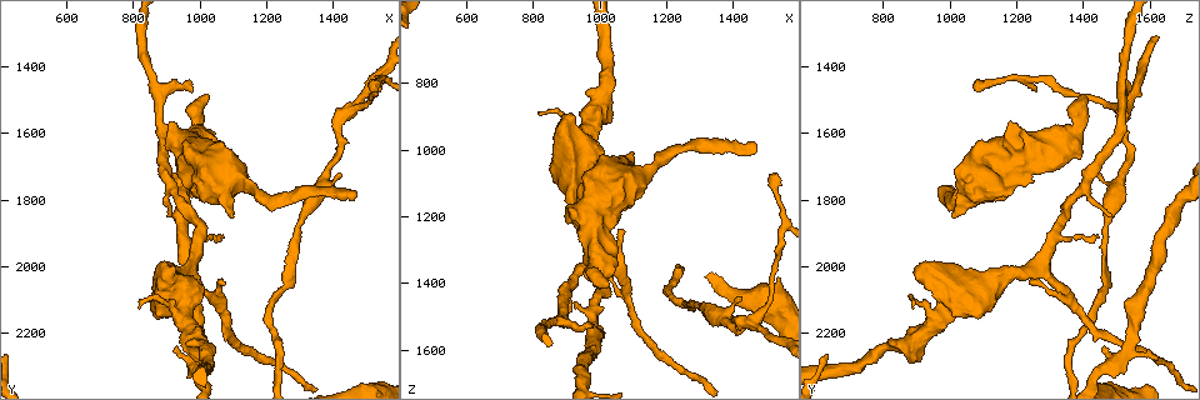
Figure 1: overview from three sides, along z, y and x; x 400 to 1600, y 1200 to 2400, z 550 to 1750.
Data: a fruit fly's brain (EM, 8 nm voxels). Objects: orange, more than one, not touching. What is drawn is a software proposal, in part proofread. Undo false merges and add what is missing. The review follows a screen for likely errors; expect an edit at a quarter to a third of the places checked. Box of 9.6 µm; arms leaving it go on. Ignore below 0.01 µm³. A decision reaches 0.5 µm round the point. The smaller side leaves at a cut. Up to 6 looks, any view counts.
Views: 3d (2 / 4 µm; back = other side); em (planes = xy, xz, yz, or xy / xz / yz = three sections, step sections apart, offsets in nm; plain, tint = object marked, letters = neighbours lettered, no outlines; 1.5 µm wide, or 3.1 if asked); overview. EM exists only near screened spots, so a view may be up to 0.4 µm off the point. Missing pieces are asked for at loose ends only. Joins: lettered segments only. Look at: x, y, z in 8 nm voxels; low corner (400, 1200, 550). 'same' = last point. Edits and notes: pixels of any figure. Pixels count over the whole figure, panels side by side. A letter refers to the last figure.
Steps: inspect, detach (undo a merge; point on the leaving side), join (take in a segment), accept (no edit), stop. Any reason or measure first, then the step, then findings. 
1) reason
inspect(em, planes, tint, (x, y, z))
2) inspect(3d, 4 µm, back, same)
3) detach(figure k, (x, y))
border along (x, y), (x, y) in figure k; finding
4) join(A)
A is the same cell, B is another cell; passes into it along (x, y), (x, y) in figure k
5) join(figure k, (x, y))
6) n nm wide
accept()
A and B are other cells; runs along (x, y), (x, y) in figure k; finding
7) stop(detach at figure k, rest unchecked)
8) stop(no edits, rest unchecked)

branch stops here
inspect(em, xy, step 8, letters, (1470, 1780, 970))

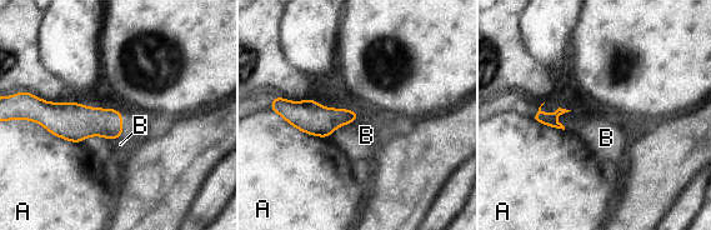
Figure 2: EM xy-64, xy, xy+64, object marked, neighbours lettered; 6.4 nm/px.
cut it another way
inspect(em, planes, letters, same)

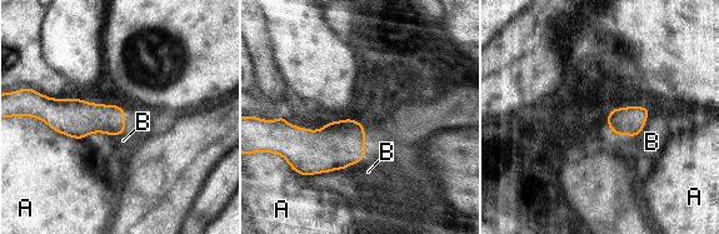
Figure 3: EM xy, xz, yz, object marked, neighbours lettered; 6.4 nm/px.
accept()
A and B are other cells; border along (652, 109), (644, 128), (634, 138) in figure 3; none of them fits

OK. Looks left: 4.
stops while still wide
inspect(em, xy, step 8, letters, (1090, 1850, 1000))

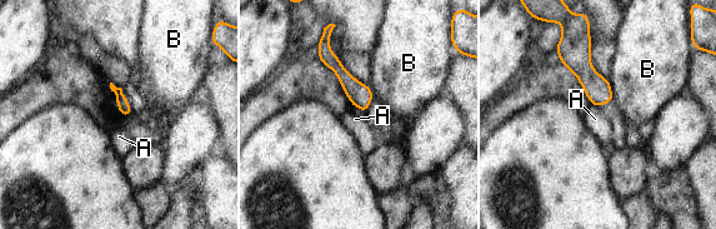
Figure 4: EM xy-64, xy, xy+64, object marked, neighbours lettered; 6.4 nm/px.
inspect(em, planes, letters, same)

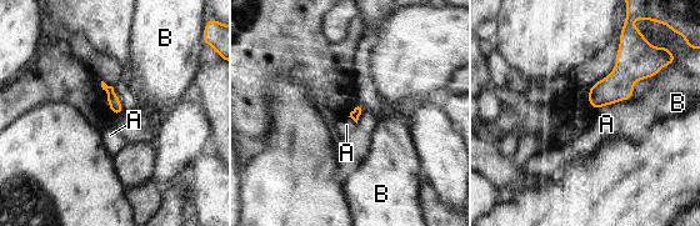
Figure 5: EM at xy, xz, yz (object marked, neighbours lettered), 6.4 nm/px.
accept()
A and B are other cells; border along (610, 104), (601, 105), (596, 111) in figure 5; none of them fits

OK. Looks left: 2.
branch stops here
inspect(em, xy, step 4, letters, (920, 2250, 1460))

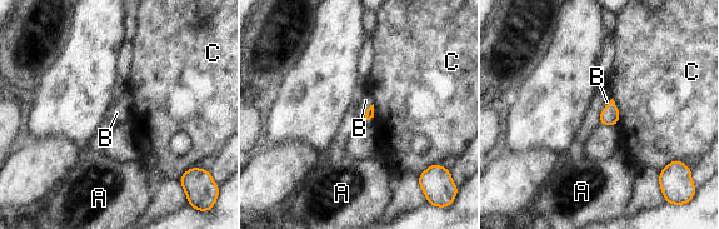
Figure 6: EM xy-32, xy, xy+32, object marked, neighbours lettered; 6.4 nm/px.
inspect(em, planes, letters, same)

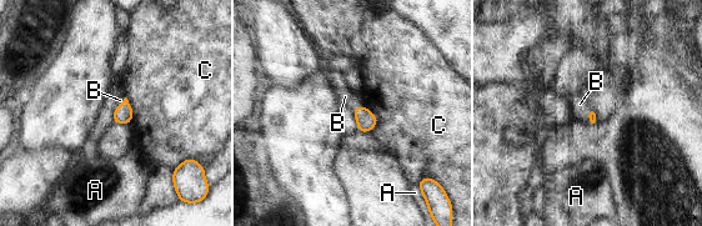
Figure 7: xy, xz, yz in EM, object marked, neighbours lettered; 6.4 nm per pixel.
join(B)
B is the same cell, A and C are other cells; passes into it along (366, 120), (356, 108), (345, 96) in figure 7; the cell continues

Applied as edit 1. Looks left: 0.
stop(join at figure 7, rest unchecked)

